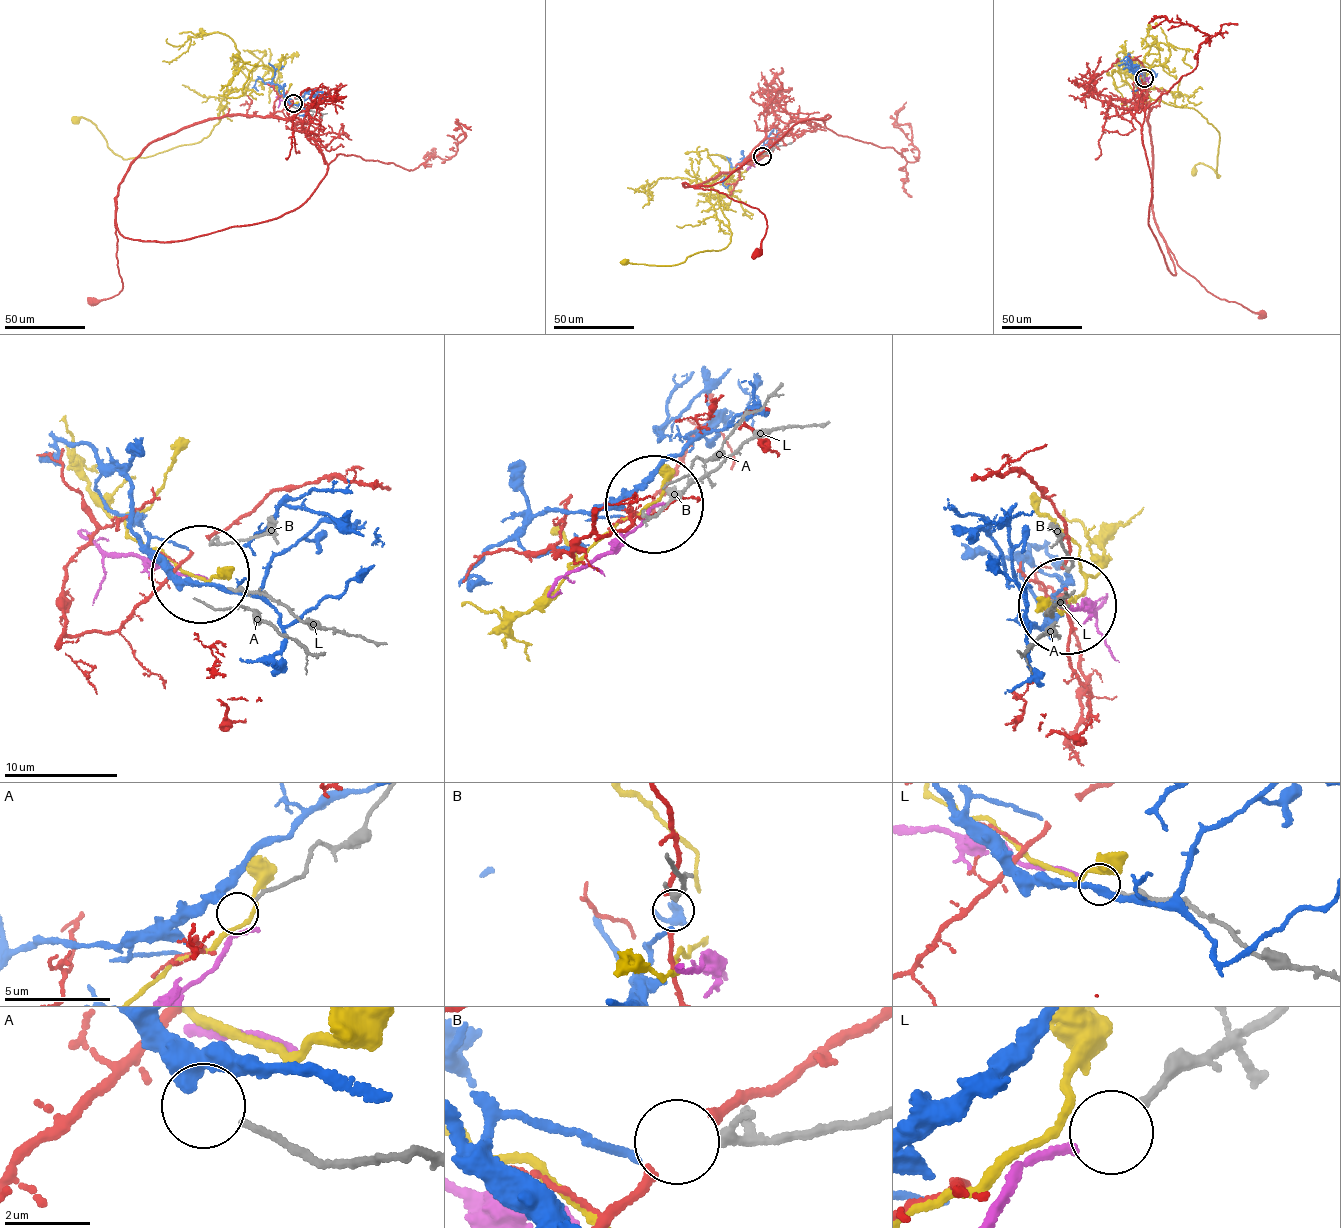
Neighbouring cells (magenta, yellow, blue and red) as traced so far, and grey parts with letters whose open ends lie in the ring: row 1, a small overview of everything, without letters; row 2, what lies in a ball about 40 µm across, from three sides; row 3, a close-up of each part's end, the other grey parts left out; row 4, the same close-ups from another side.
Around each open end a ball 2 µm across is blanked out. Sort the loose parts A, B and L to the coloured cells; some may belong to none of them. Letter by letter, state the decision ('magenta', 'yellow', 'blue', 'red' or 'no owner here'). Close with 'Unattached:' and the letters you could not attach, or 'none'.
A: no owner here
B: blue
L: magenta
Unattached: A

